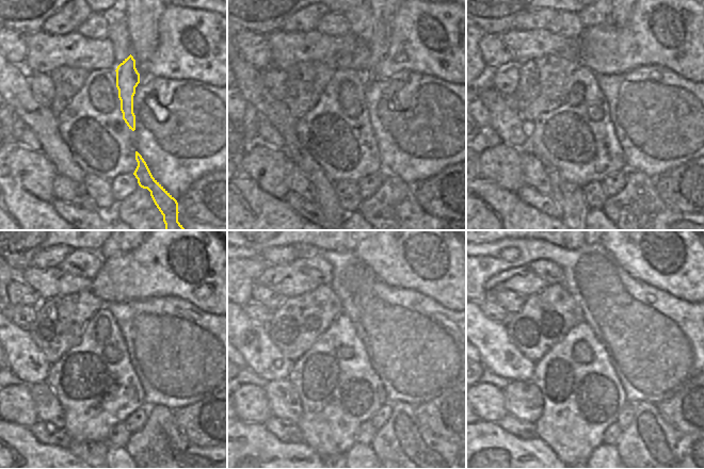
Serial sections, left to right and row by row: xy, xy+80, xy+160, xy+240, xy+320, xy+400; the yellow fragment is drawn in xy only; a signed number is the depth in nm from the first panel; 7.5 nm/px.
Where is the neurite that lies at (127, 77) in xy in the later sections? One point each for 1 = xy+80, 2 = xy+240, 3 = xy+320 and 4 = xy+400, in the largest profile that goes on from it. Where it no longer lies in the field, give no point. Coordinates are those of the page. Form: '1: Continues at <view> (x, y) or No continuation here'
1: Continues at xy+80 (383, 13)
2: No continuation here
3: No continuation here
4: No continuation here

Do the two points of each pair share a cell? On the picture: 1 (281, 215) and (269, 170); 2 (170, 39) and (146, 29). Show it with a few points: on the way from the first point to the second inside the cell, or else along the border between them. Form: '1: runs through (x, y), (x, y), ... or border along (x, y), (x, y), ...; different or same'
1: border along (256, 182), (267, 192), (282, 199); different
2: border along (163, 11), (159, 19), (157, 48), (150, 59); different

